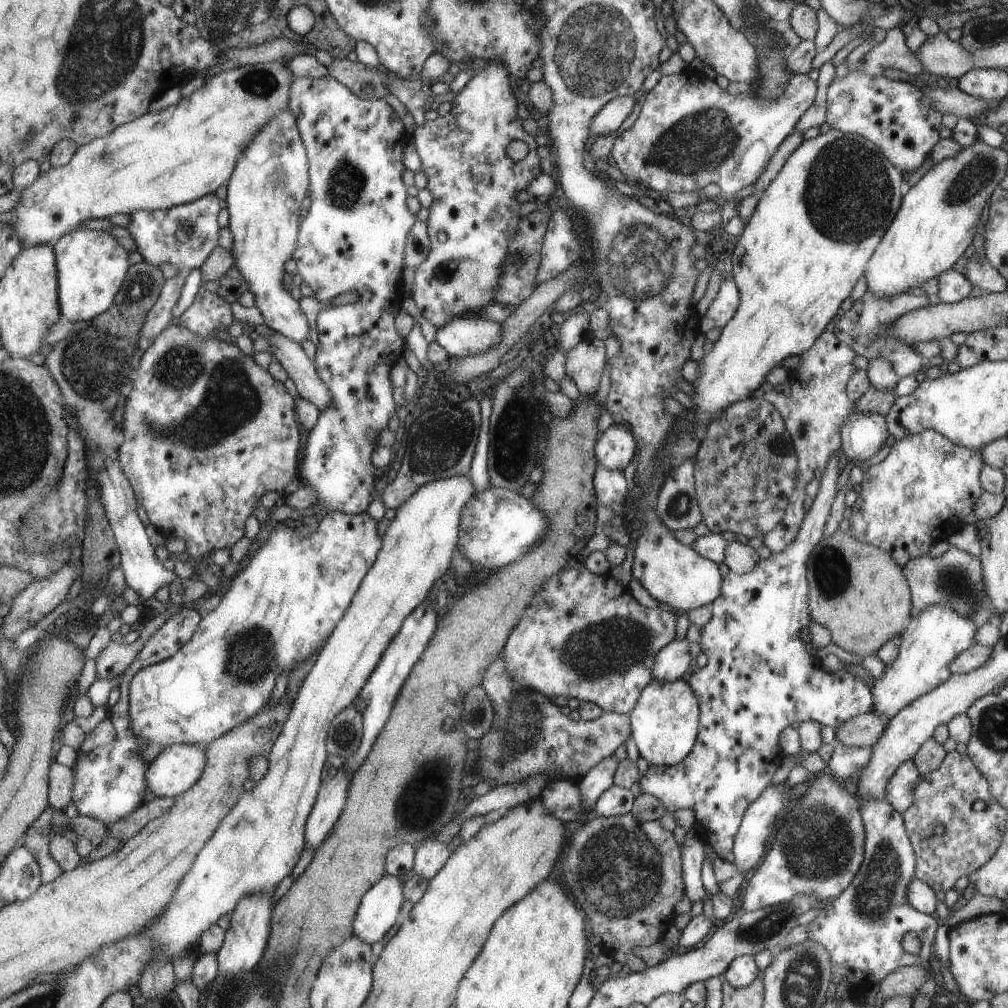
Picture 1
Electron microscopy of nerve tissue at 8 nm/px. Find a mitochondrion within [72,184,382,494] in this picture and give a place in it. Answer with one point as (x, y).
(226, 397)

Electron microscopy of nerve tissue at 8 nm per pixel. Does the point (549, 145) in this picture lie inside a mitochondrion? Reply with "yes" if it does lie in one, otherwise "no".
no

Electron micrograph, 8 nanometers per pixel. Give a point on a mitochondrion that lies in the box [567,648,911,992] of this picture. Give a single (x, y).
(619, 871)

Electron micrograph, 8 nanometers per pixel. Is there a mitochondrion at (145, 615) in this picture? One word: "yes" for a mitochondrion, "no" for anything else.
no

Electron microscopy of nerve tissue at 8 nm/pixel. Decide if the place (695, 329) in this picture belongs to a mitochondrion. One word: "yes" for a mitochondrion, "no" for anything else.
no

